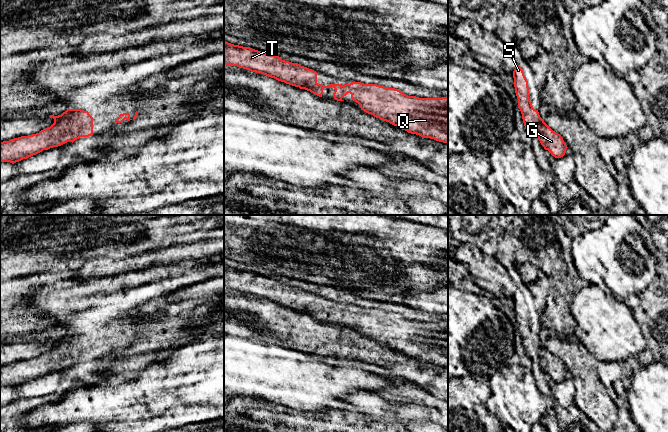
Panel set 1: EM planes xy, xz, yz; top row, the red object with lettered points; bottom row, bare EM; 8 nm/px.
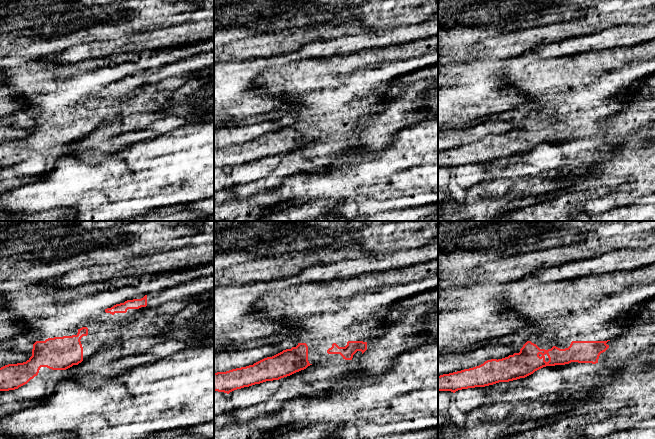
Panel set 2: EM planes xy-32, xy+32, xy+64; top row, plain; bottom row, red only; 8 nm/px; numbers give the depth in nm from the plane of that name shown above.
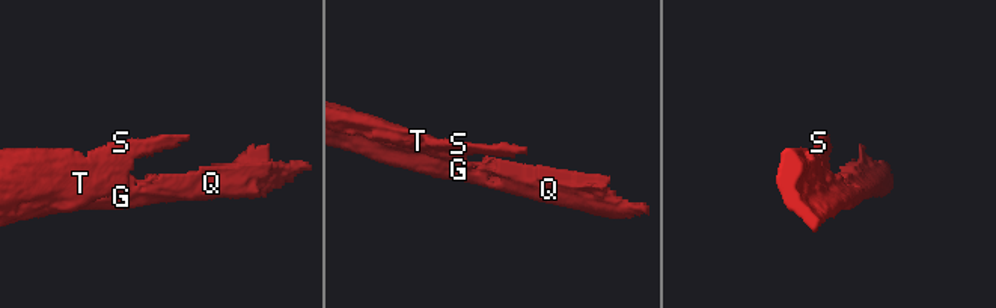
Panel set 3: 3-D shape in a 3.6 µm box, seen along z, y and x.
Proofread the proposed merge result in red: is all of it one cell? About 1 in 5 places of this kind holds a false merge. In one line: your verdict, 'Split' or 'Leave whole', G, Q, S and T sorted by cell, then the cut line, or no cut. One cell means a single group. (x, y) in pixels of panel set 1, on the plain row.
Leave whole. Groups: G Q S T. No split

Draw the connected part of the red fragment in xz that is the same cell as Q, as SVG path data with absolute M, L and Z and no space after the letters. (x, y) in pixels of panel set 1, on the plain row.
M225 265L224 289L237 290L251 296L261 297L286 308L310 315L319 321L322 321L325 311L333 311L335 313L333 320L337 325L343 325L342 322L350 317L351 323L358 327L364 336L389 346L408 357L448 367L448 321L419 322L408 320L395 312L386 312L377 308L364 308L355 305L344 309L329 308L324 310L317 307L317 296L312 293L301 290L298 287L282 284L279 280Z

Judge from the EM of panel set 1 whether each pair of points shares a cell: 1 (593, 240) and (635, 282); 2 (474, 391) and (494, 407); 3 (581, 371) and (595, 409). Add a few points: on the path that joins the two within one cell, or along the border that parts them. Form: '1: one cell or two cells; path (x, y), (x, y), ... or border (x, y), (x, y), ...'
1: one cell; path (602, 251), (624, 273)
2: two cells; border (488, 385), (490, 396), (485, 402)
3: one cell; path (586, 380), (593, 400)

